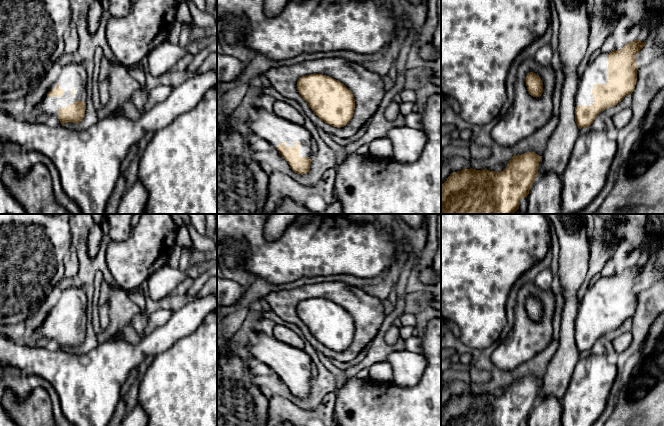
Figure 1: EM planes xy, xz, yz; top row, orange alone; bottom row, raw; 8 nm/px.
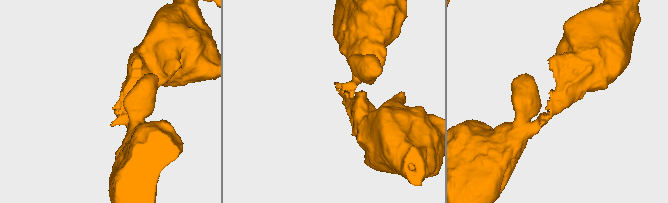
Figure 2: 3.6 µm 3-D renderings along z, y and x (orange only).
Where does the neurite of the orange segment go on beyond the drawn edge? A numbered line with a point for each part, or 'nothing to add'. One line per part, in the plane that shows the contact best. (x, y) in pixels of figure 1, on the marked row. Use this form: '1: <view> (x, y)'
1: yz (584, 97)

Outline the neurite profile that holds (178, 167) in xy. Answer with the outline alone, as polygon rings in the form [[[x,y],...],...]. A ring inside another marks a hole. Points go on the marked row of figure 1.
[[[217,86],[193,109],[154,132],[140,158],[138,180],[148,193],[145,214],[217,214]]]

